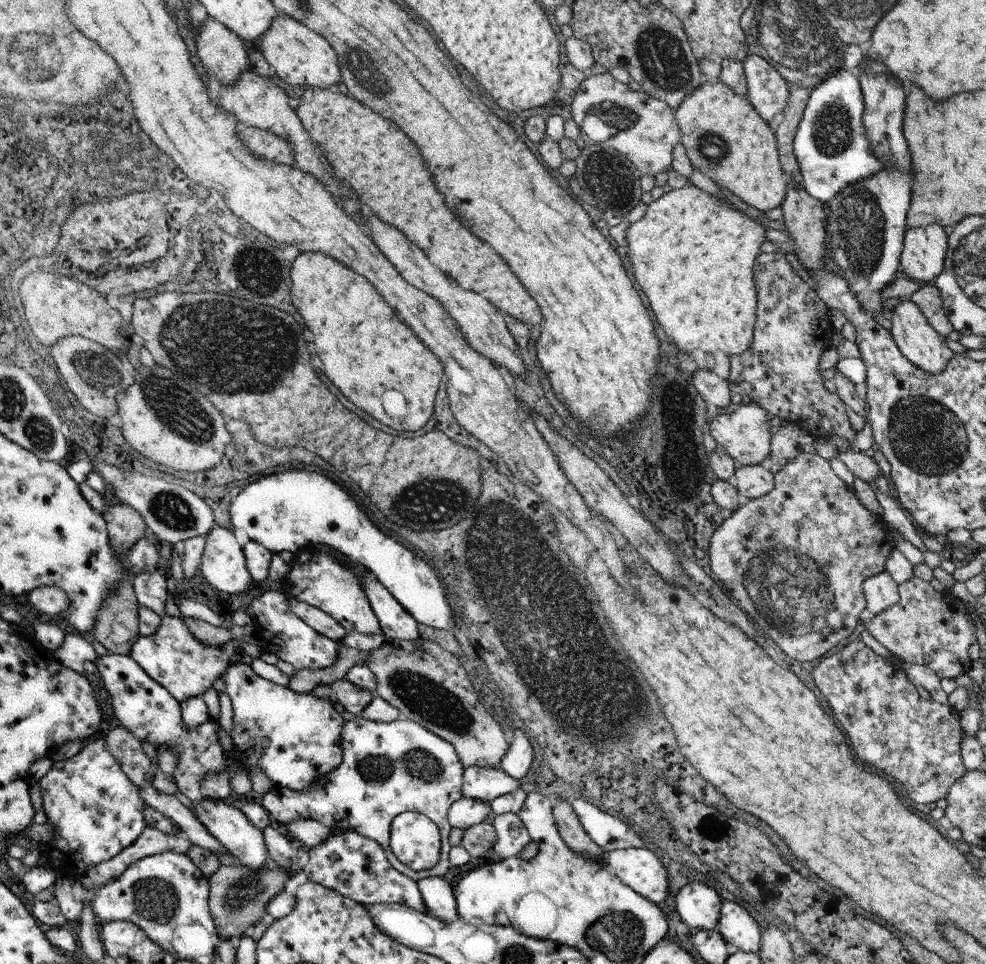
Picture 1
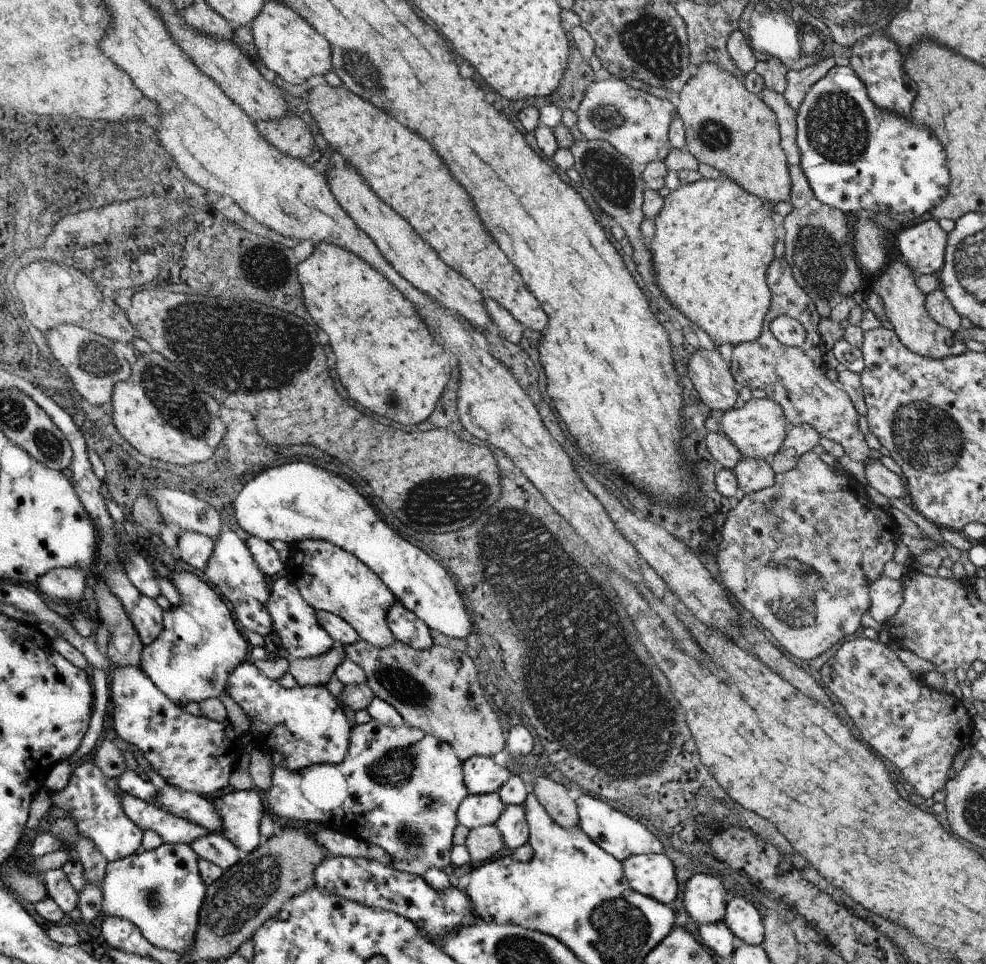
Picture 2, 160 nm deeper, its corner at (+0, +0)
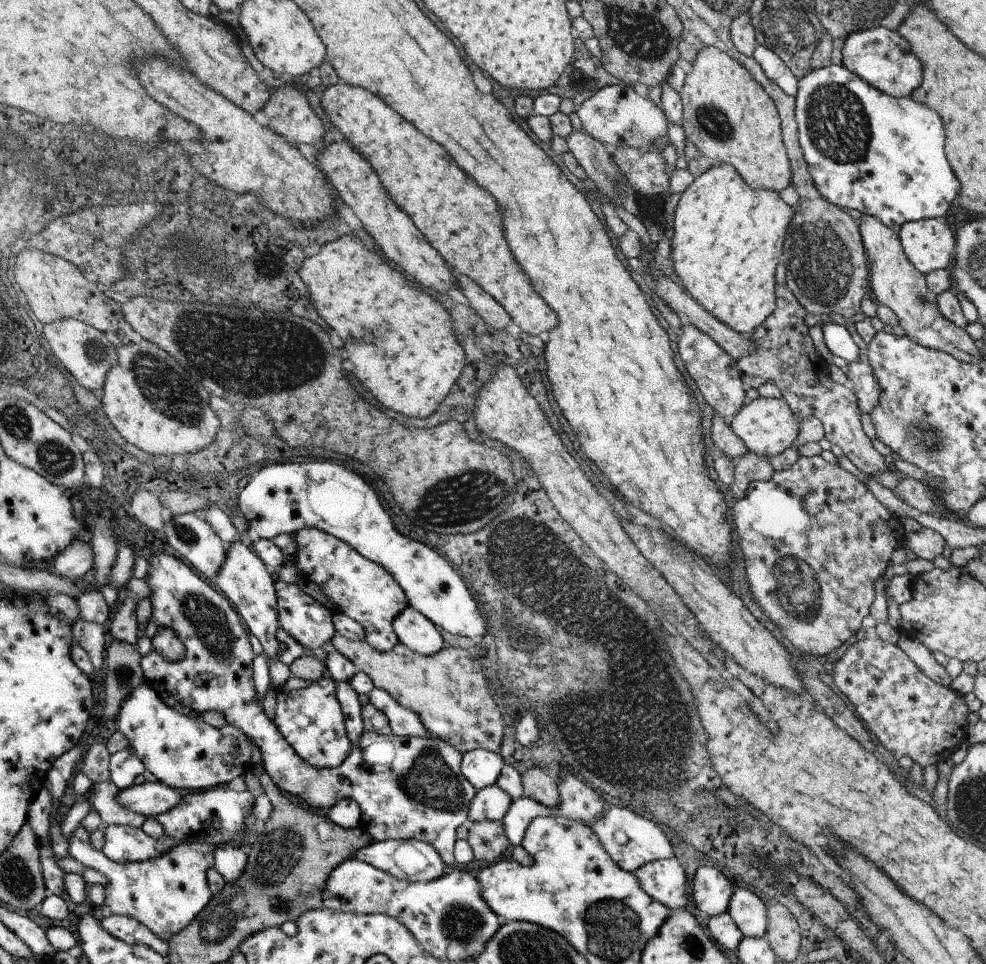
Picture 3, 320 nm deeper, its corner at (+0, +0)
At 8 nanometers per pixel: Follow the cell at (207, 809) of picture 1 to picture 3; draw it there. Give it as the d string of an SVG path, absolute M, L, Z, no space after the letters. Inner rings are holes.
M160 781L132 785L119 789L118 804L145 817L157 817L176 806L182 792Z

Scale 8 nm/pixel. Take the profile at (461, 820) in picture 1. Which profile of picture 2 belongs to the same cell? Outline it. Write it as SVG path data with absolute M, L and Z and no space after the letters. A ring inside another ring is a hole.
M498 792L469 795L457 812L459 824L462 823L469 830L494 825L503 814L505 807L506 804L503 803Z

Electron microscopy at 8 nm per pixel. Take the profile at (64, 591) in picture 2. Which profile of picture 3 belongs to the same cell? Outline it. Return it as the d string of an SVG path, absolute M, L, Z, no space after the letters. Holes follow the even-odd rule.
M89 535L73 540L64 551L60 551L52 561L52 570L60 576L77 579L93 567L94 553Z

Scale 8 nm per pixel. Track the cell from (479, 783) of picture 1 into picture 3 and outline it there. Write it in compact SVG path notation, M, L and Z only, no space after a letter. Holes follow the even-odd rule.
M477 748L464 754L461 771L478 791L481 788L493 785L501 775L505 760L500 753Z

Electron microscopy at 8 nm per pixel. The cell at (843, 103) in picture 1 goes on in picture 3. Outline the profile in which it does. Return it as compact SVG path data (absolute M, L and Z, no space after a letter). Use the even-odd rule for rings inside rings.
M830 64L824 68L812 68L803 77L798 78L798 90L796 97L796 119L800 129L801 149L805 155L805 161L809 165L809 173L812 175L812 180L815 182L820 194L828 202L835 204L843 210L858 210L863 215L878 217L882 224L889 225L894 232L900 233L904 224L909 221L917 221L922 219L942 219L945 220L949 216L949 209L957 198L961 190L961 182L952 170L947 156L945 155L944 144L944 124L938 116L938 112L934 112L932 108L924 106L920 101L916 101L911 95L905 97L893 97L874 85L868 84L857 73L850 72L844 65L838 66Z

